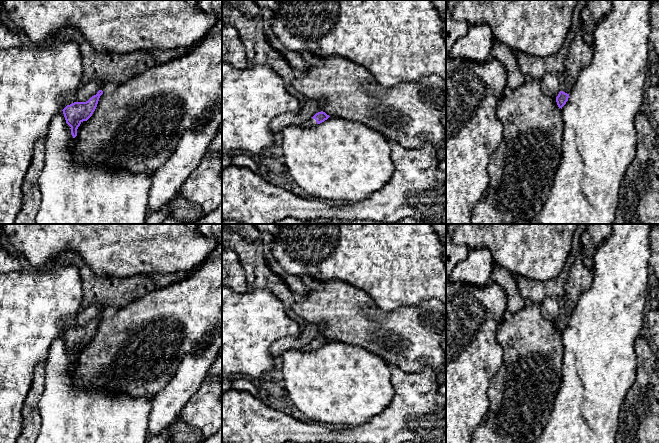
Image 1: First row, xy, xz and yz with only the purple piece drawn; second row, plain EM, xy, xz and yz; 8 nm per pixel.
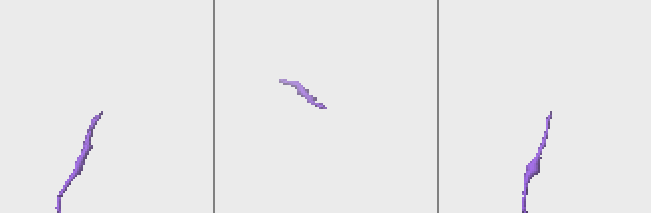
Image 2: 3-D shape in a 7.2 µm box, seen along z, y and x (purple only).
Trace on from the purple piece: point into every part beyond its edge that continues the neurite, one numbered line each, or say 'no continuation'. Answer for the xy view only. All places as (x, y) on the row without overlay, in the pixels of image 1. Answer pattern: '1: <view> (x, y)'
no continuation

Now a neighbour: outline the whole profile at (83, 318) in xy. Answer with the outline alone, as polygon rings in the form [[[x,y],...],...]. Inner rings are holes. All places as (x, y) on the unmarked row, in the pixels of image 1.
[[[96,303],[83,311],[79,311],[74,320],[67,322],[67,329],[74,326],[88,325],[92,320],[96,319],[99,314],[102,314],[107,306],[107,304]]]

